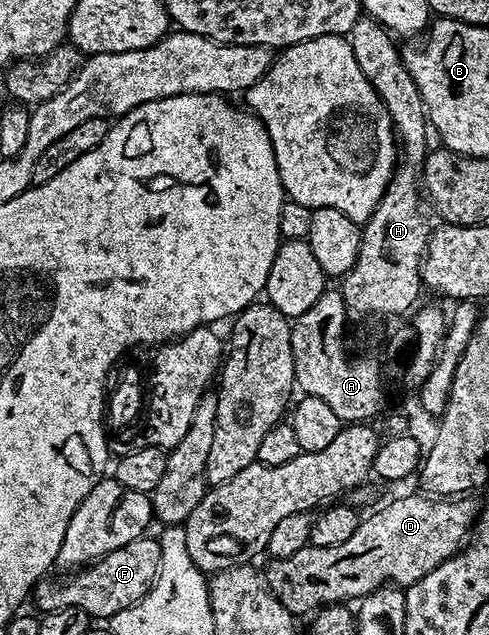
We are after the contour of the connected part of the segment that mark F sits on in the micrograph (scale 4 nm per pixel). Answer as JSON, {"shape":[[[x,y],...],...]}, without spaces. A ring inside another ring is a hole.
{"shape":[[[144,536],[137,540],[129,540],[121,548],[106,554],[97,562],[92,562],[66,576],[59,576],[56,582],[40,580],[33,591],[34,609],[43,614],[52,614],[61,608],[81,608],[88,619],[111,619],[117,612],[135,606],[151,590],[155,583],[157,568],[161,564],[161,544],[158,537]]]}

